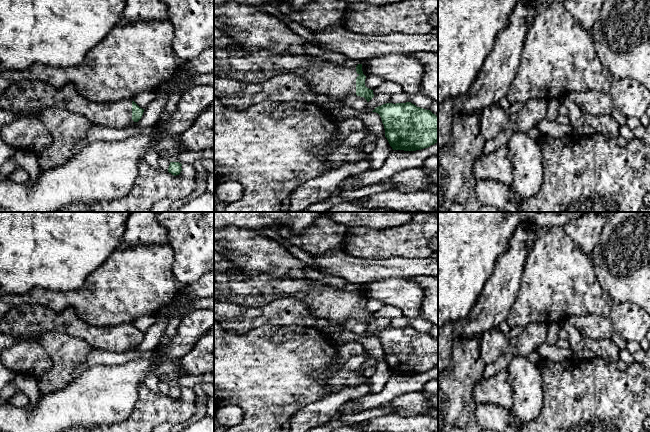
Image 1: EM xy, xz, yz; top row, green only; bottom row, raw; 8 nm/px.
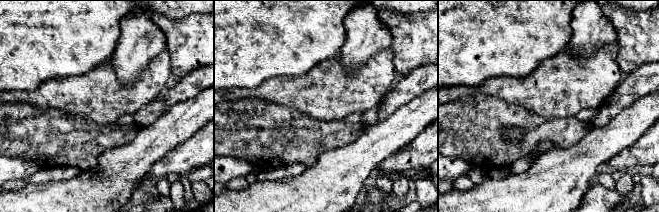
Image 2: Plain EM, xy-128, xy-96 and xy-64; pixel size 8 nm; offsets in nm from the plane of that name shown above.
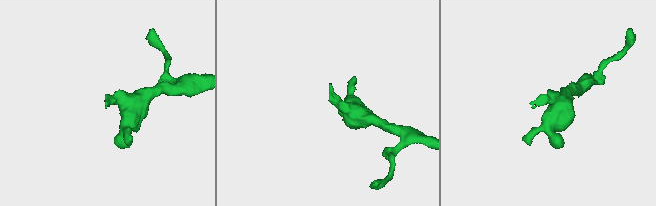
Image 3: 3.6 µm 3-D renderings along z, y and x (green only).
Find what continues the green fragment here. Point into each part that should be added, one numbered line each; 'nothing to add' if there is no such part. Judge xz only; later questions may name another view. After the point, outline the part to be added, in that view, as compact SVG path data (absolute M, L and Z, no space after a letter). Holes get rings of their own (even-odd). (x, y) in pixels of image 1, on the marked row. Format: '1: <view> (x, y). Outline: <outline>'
1: xz (326, 78). Outline: M214 26L214 77L257 84L277 75L292 73L308 81L318 95L356 95L358 64L362 62L348 59L345 64L334 64L313 55L244 51L232 37Z

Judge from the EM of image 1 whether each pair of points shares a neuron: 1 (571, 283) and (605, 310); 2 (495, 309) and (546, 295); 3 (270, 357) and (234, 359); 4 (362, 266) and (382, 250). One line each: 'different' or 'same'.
1: same
2: different
3: same
4: different

